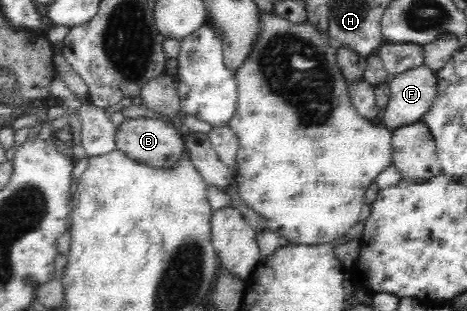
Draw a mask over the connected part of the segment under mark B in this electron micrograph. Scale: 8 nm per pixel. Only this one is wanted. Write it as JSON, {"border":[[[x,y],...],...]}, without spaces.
{"border":[[[130,116],[125,118],[122,124],[115,128],[116,149],[128,155],[140,163],[161,167],[173,165],[181,152],[185,150],[185,144],[182,137],[178,135],[177,124],[162,121],[161,119],[147,118],[146,116]]]}

